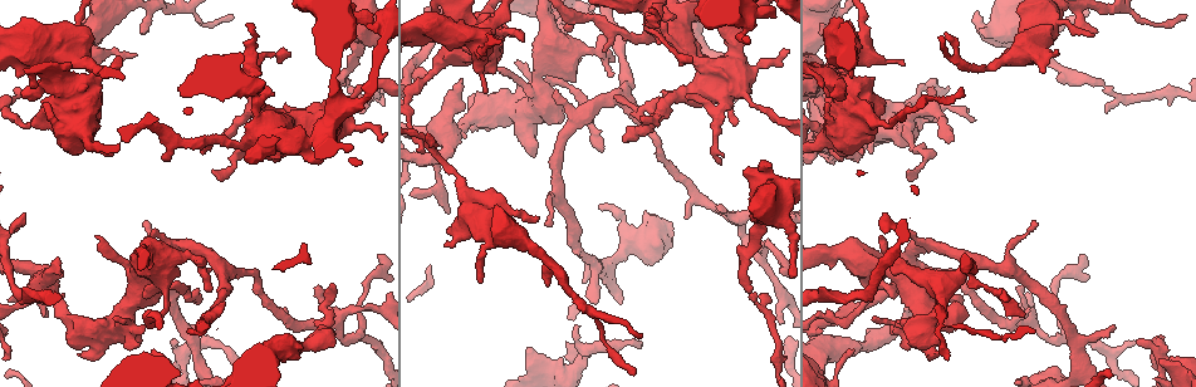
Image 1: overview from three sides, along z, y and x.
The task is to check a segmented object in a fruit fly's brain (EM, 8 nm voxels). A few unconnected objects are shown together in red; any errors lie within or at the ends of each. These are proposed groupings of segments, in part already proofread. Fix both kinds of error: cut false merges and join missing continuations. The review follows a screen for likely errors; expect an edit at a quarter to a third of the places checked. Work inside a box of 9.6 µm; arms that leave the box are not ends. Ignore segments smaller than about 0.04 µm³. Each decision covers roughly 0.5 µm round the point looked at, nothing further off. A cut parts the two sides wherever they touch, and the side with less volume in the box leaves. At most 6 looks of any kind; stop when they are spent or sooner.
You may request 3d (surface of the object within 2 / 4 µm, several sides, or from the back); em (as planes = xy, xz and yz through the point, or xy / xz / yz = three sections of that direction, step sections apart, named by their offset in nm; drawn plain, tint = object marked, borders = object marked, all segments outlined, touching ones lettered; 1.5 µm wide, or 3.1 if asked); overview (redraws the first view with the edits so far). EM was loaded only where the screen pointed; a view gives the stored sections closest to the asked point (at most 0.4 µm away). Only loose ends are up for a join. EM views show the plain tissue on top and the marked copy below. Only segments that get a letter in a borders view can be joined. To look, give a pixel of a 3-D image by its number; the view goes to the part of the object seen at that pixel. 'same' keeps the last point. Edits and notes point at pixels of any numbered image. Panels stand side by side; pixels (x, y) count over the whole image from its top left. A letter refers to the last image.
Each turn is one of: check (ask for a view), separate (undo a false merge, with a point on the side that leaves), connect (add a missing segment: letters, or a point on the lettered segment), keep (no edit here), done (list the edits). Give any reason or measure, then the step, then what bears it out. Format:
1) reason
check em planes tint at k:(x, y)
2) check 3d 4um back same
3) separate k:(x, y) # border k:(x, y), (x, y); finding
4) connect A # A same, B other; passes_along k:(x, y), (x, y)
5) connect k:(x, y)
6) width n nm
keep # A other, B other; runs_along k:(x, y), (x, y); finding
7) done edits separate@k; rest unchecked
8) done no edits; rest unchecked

thin end
check 3d 2um at 1:(498, 68)

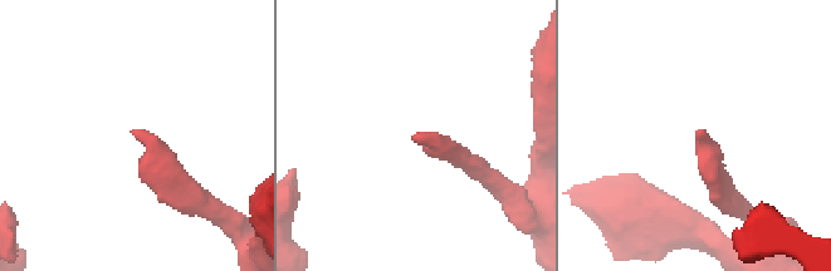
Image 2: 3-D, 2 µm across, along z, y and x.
check em yz step 8 borders at 2:(132, 134)

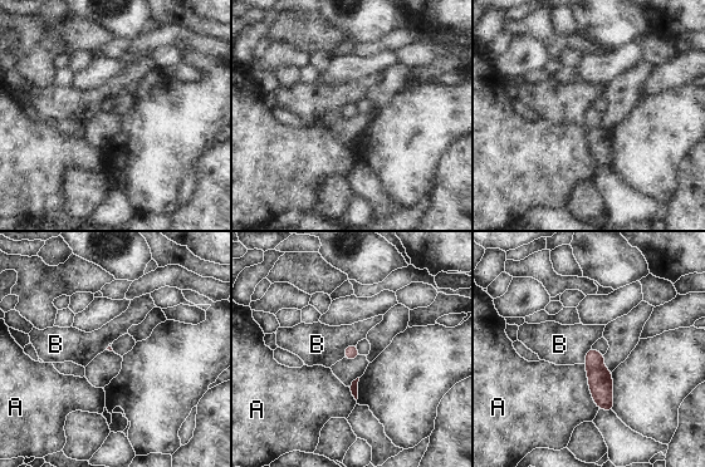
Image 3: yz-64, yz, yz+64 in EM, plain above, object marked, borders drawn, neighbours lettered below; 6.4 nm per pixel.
keep # A other, B other; border 3:(356, 344), (349, 344), (343, 357); no lettered segment goes on from it

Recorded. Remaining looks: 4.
arms part here
check em planes tint at 1:(757, 253)

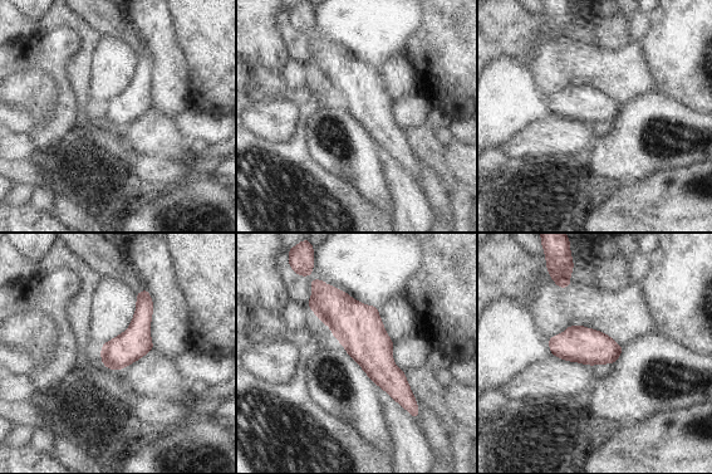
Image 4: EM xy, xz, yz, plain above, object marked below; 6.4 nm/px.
what lies round it
check em planes borders same

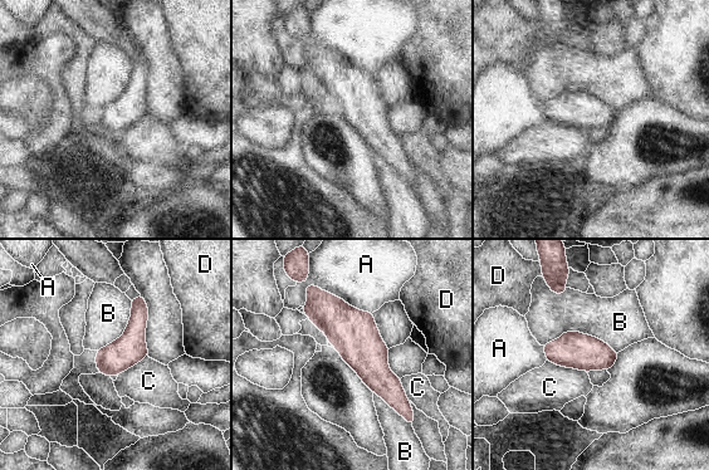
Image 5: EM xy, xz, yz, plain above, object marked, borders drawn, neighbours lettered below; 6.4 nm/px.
width 200 nm
keep # A other, B other, C other, D other; runs_along 5:(311, 288), (401, 395); all the same neuron

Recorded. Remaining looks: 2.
free end
check em yz step 4 borders at 1:(1155, 369)

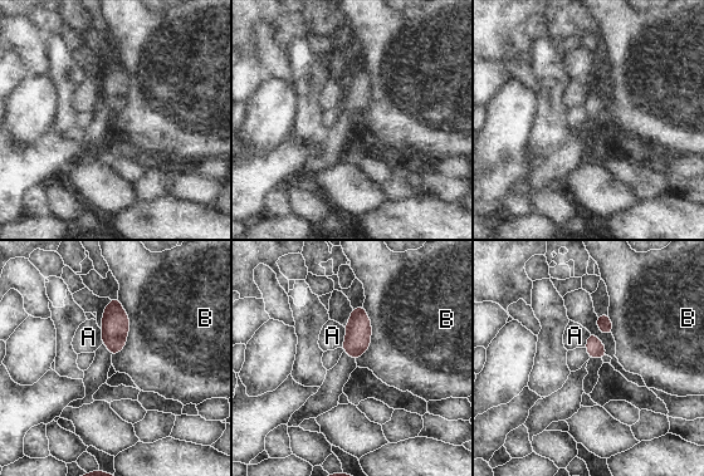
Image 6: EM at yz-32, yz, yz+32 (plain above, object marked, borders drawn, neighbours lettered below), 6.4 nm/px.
keep # A other, B other; border 6:(117, 298), (128, 334), (112, 356); none of them fits

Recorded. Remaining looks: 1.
done no edits; rest unchecked

